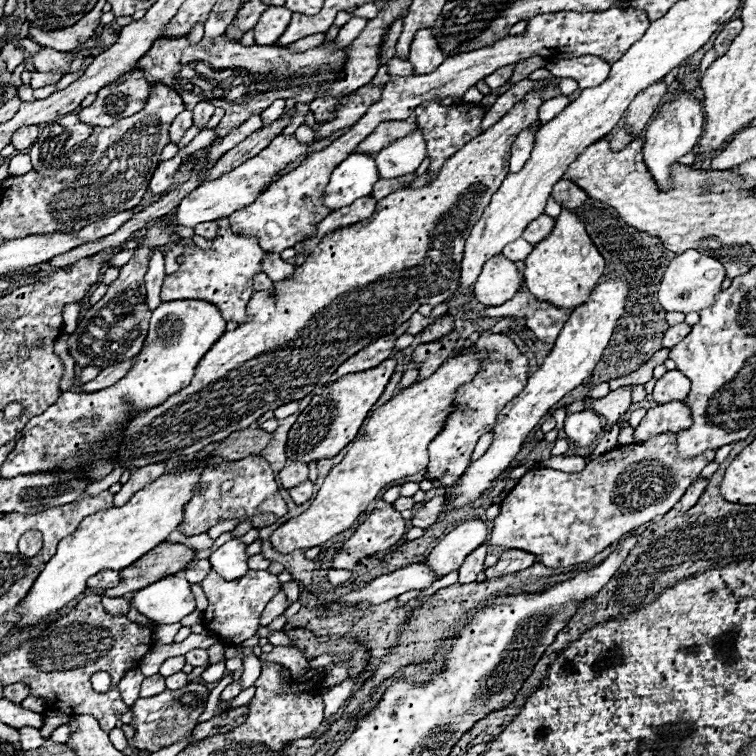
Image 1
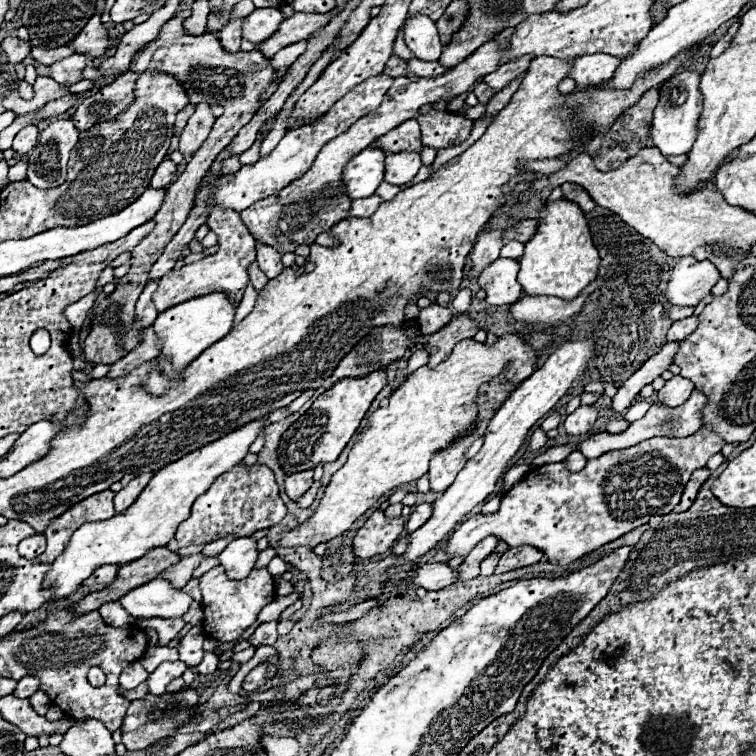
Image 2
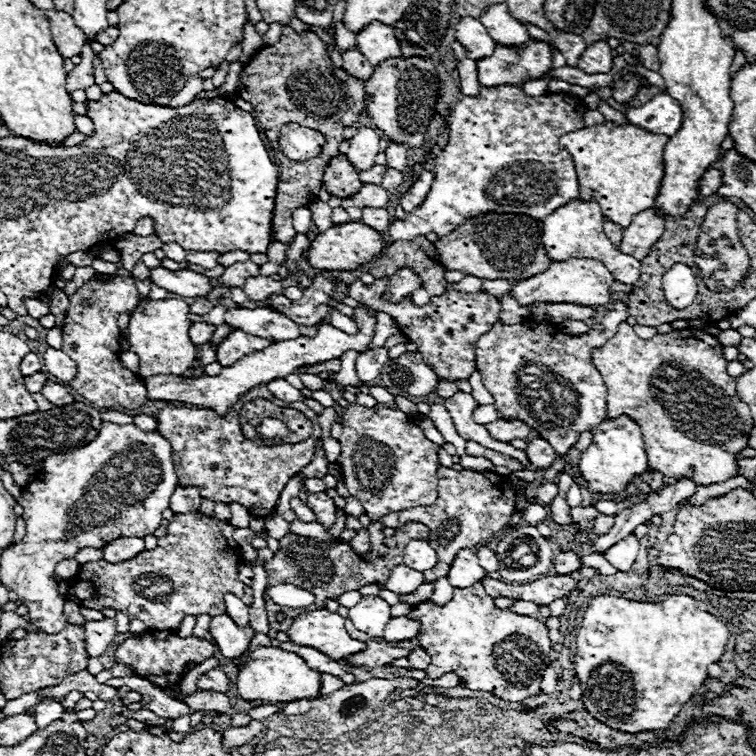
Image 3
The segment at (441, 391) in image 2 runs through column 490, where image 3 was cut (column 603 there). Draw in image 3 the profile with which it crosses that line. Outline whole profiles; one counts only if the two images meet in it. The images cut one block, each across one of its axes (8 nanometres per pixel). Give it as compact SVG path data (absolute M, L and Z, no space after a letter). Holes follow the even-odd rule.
M624 321L619 324L618 332L616 332L604 346L592 350L592 360L594 360L594 366L598 368L598 372L602 374L604 382L606 382L606 388L608 388L608 396L606 396L606 400L608 400L608 416L626 414L626 416L630 416L630 418L642 428L642 436L644 436L644 442L646 442L646 452L648 452L648 466L650 466L652 470L658 470L658 472L662 472L664 476L674 478L674 480L690 478L690 480L694 480L698 486L718 484L718 482L724 482L724 480L728 480L728 478L738 476L736 454L740 454L740 452L746 448L750 430L754 428L754 422L752 422L748 404L744 404L744 402L736 396L736 380L734 380L732 376L728 376L728 372L726 372L726 364L728 364L728 362L724 360L722 344L718 342L716 336L710 336L710 334L706 334L704 330L692 328L692 330L672 330L672 332L668 332L668 334L656 334L656 336L650 338L650 340L642 340L642 338L636 336L633 327L628 326L626 321Z

